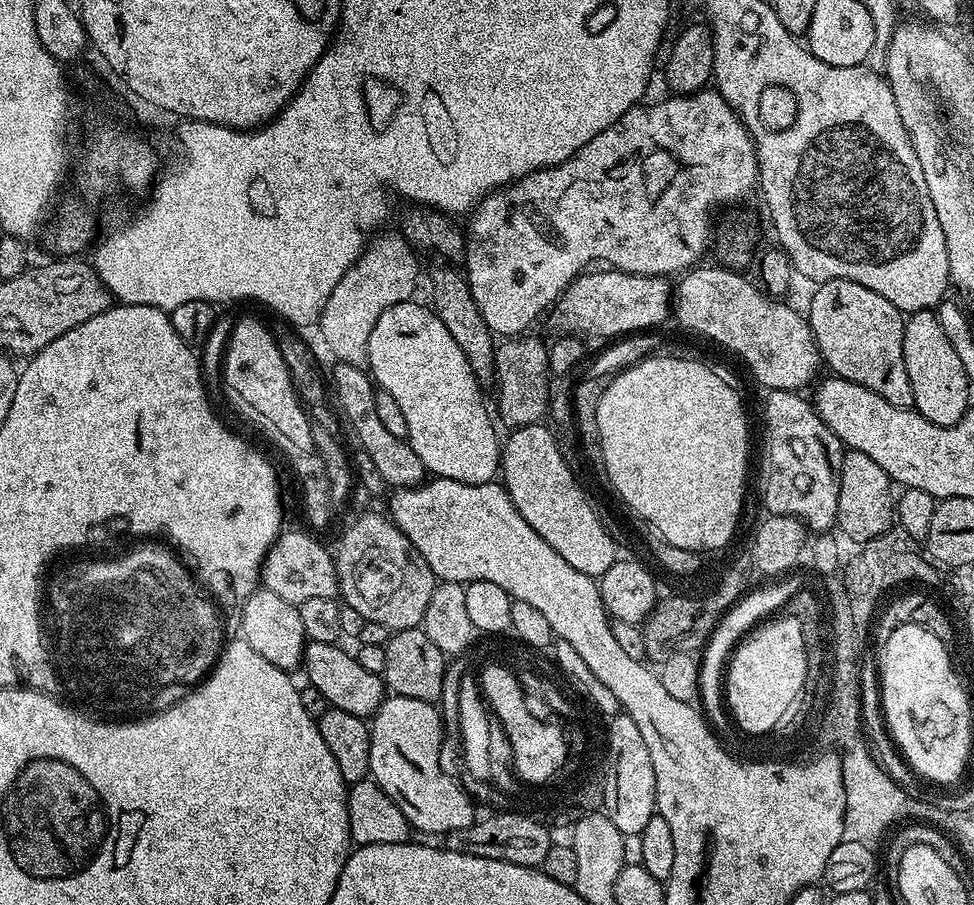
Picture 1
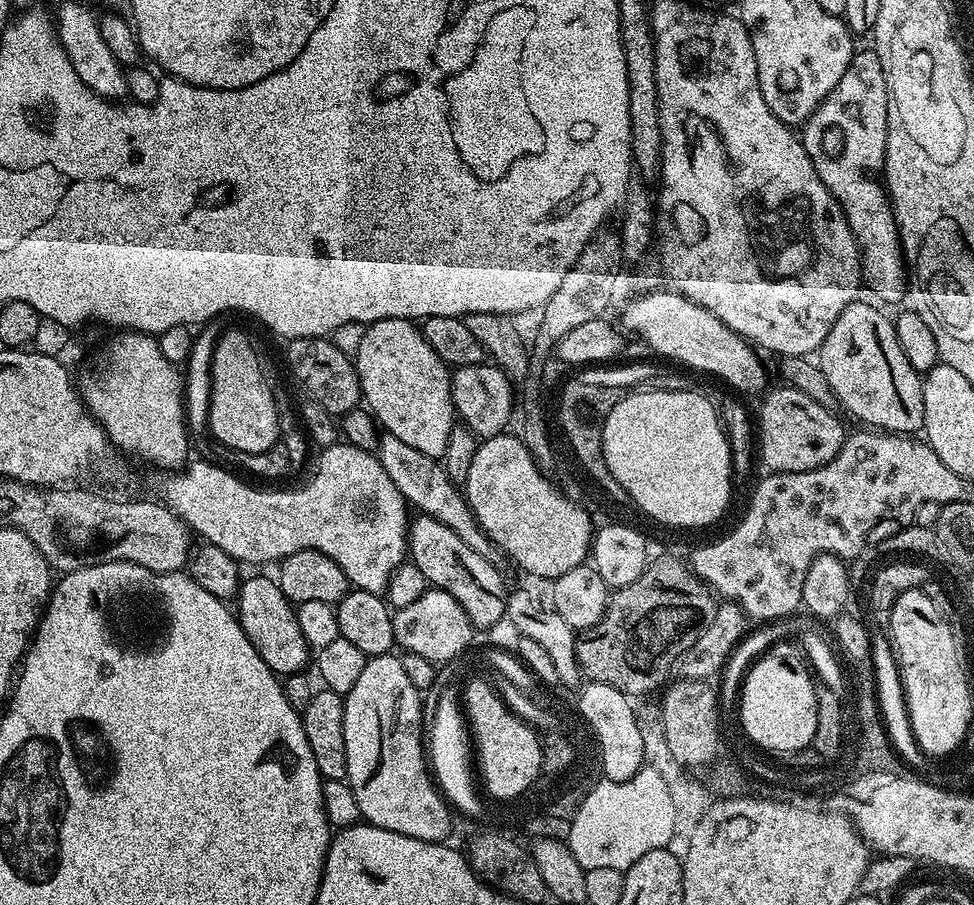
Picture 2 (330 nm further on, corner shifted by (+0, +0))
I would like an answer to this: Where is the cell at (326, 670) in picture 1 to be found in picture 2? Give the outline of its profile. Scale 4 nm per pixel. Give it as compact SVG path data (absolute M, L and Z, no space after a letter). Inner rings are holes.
M271 575L252 576L243 581L240 591L234 597L234 611L239 619L250 646L258 650L262 662L281 678L303 673L310 664L310 649L306 638L302 638L302 629L294 605L282 594L280 585Z

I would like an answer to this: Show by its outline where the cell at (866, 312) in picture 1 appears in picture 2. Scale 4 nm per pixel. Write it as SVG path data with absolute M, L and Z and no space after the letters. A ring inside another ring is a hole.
M853 302L838 314L818 353L820 369L826 374L826 382L830 382L830 390L834 390L837 405L844 407L854 419L861 420L864 423L861 425L893 434L919 433L924 427L924 381L921 373L910 366L906 354L902 354L895 323L889 317L887 320L875 308L877 305L872 304Z

